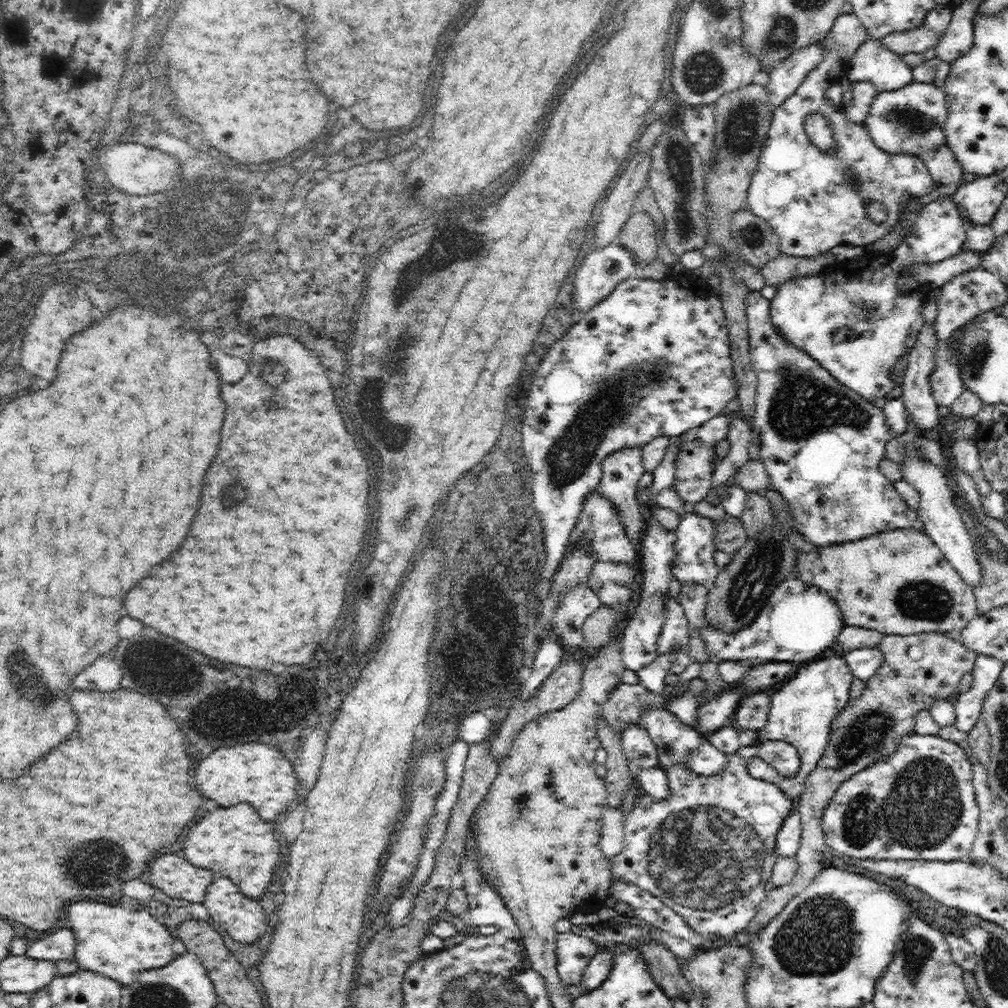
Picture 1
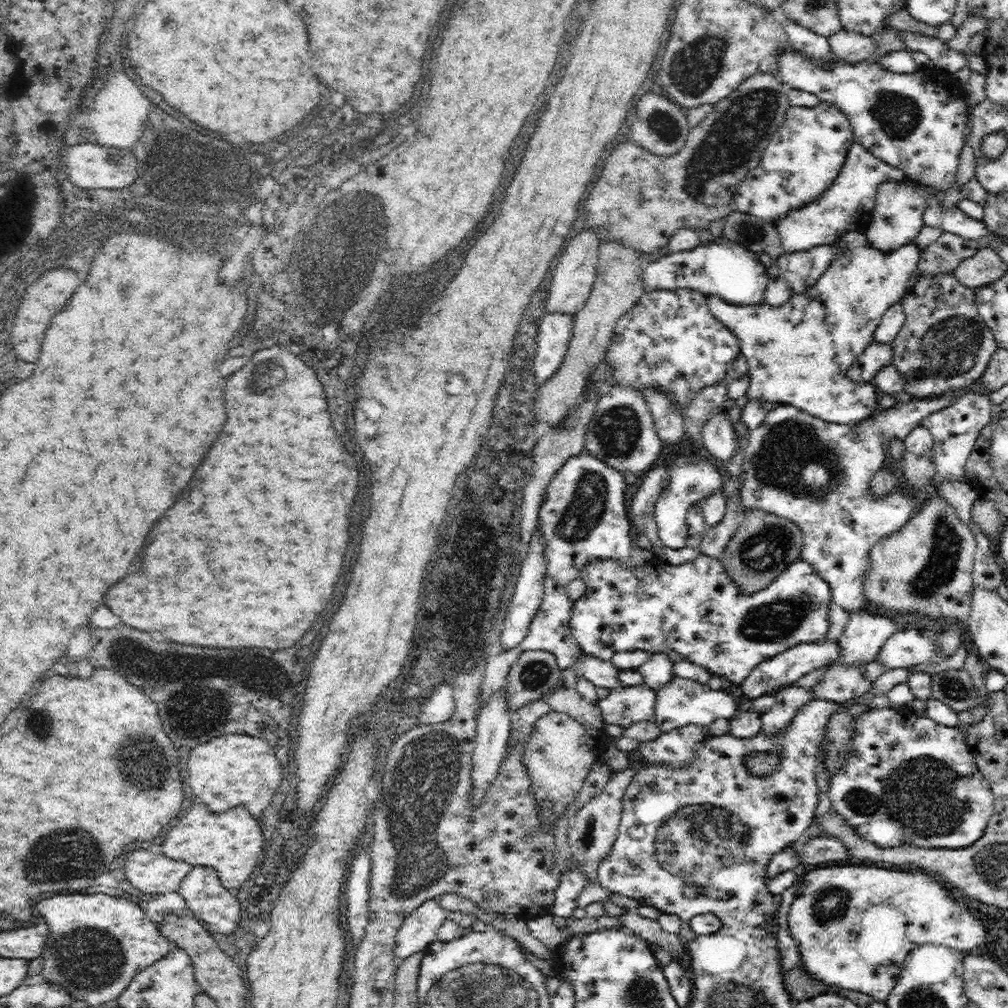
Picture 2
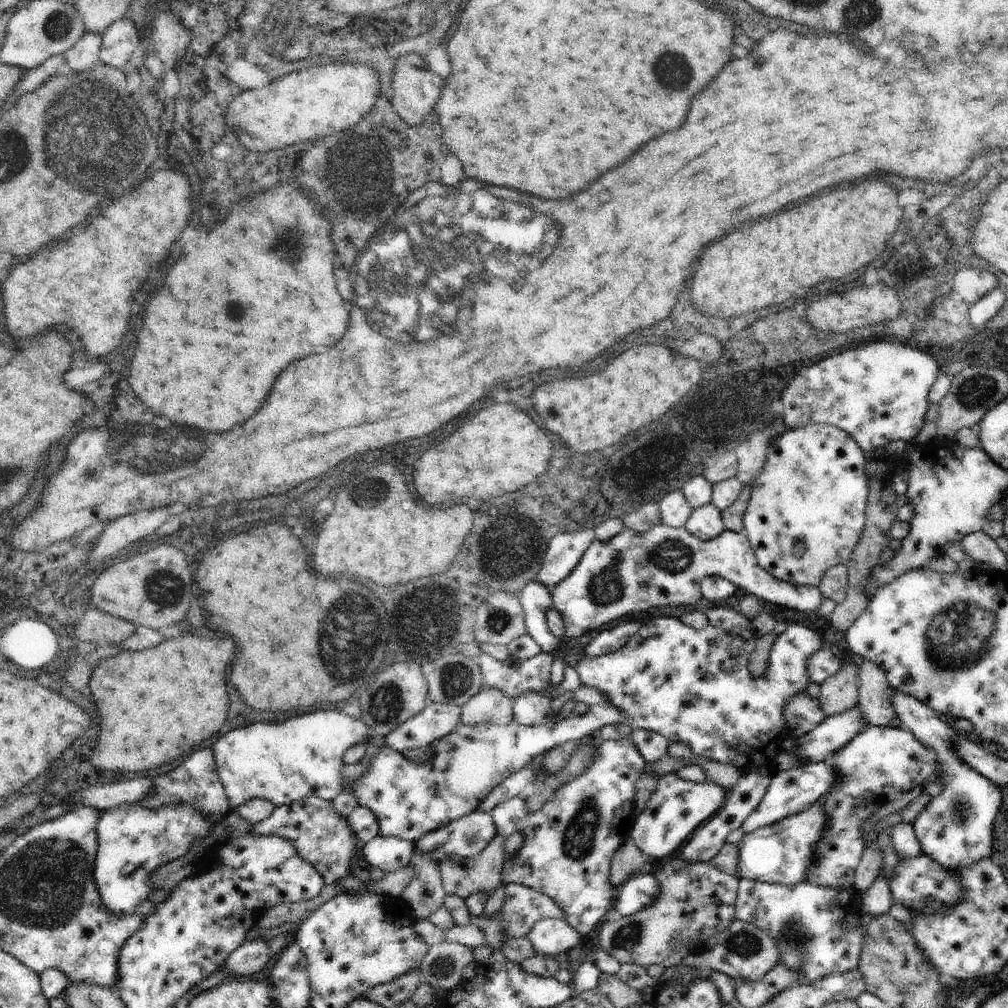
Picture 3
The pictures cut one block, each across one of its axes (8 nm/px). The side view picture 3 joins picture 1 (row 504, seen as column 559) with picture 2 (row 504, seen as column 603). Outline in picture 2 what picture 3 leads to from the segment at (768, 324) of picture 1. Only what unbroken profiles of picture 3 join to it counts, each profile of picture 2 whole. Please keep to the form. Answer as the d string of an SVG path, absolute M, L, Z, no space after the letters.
M970 384L966 388L958 388L952 392L946 392L938 398L910 398L908 402L898 402L896 406L888 410L876 410L870 418L862 420L856 426L848 424L830 424L822 418L816 418L812 414L806 414L804 410L798 410L790 404L778 404L770 414L766 414L762 426L750 432L750 440L744 448L744 464L742 464L742 514L746 512L766 512L776 514L780 518L790 518L800 526L804 532L804 548L802 548L802 560L810 562L814 570L818 570L820 578L824 578L832 592L832 602L838 604L848 614L854 614L858 610L864 610L866 606L866 576L872 570L870 564L870 552L876 546L880 538L886 538L890 534L896 534L902 530L910 518L914 516L914 498L908 498L906 494L890 494L890 496L872 496L870 494L870 482L872 476L882 468L884 462L884 440L890 440L898 436L902 442L904 438L920 424L926 424L926 418L932 412L944 410L946 406L954 404L964 394L982 394L990 396L990 388L984 384Z

